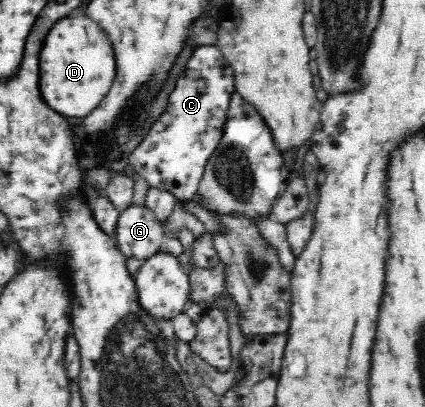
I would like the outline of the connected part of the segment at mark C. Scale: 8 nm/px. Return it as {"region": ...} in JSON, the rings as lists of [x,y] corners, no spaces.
{"region":[[[215,45],[197,47],[169,94],[164,117],[151,126],[128,157],[149,186],[167,189],[178,199],[190,200],[198,191],[209,157],[221,140],[233,91],[234,70],[222,52]]]}

